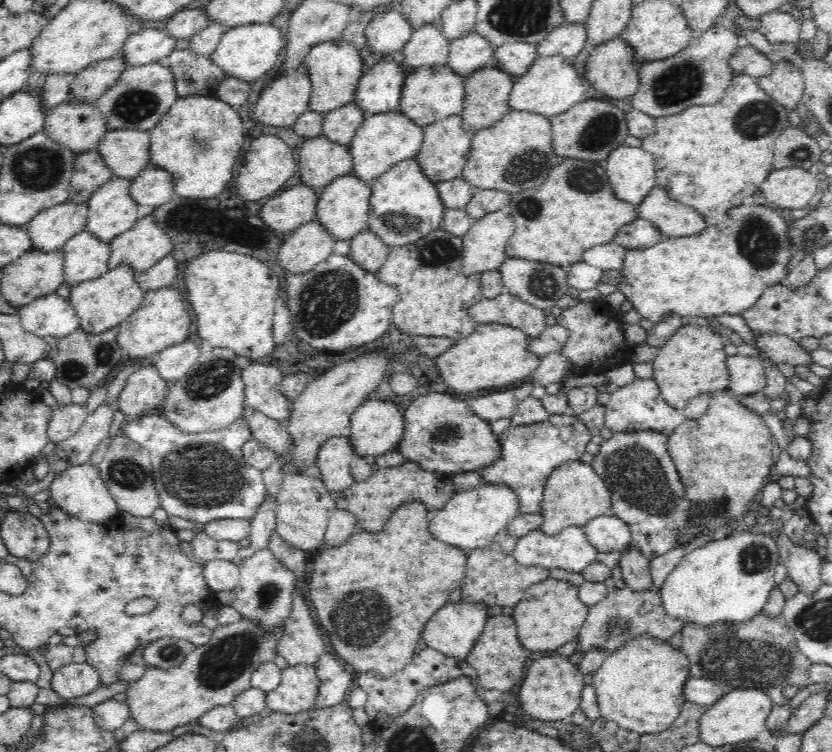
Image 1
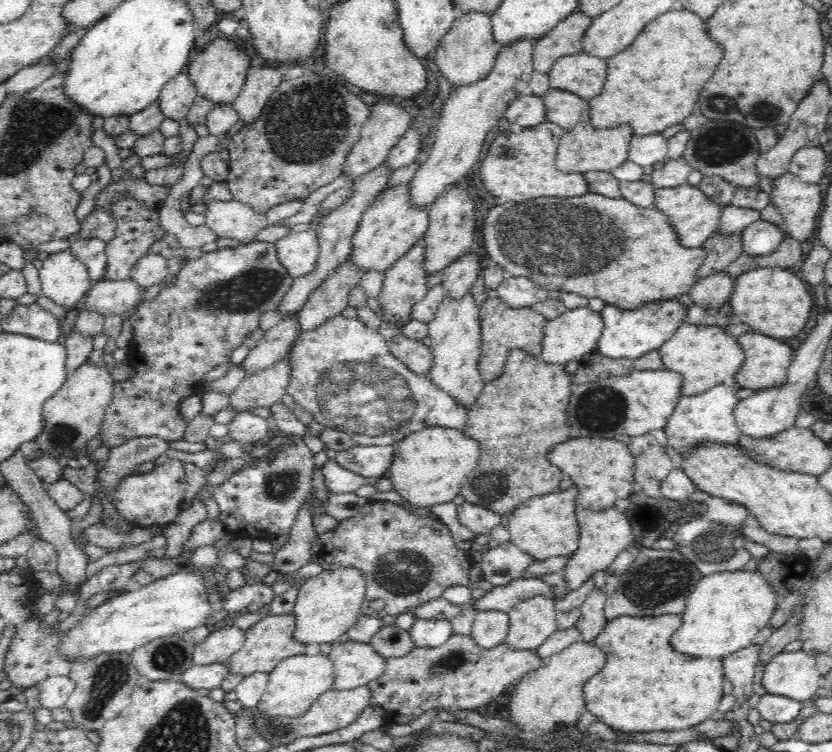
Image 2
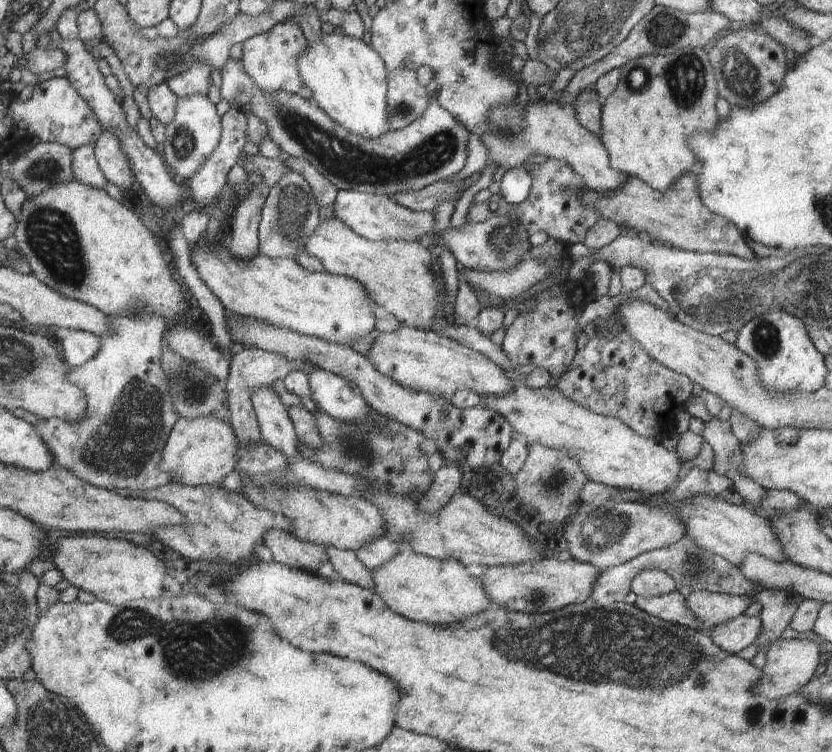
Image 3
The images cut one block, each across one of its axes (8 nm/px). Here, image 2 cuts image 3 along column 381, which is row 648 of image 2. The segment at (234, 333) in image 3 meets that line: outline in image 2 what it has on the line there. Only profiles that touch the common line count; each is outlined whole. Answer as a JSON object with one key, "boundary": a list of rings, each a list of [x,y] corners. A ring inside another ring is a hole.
{"boundary":[[[395,624],[382,626],[369,643],[385,659],[404,656],[416,647],[409,631],[398,628]]]}

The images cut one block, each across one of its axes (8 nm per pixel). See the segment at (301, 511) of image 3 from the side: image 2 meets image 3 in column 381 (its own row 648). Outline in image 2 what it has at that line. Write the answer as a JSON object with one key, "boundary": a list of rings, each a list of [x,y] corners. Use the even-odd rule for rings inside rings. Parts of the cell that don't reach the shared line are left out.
{"boundary":[[[532,596],[518,602],[507,613],[509,631],[505,643],[514,650],[534,651],[557,631],[554,598]]]}

